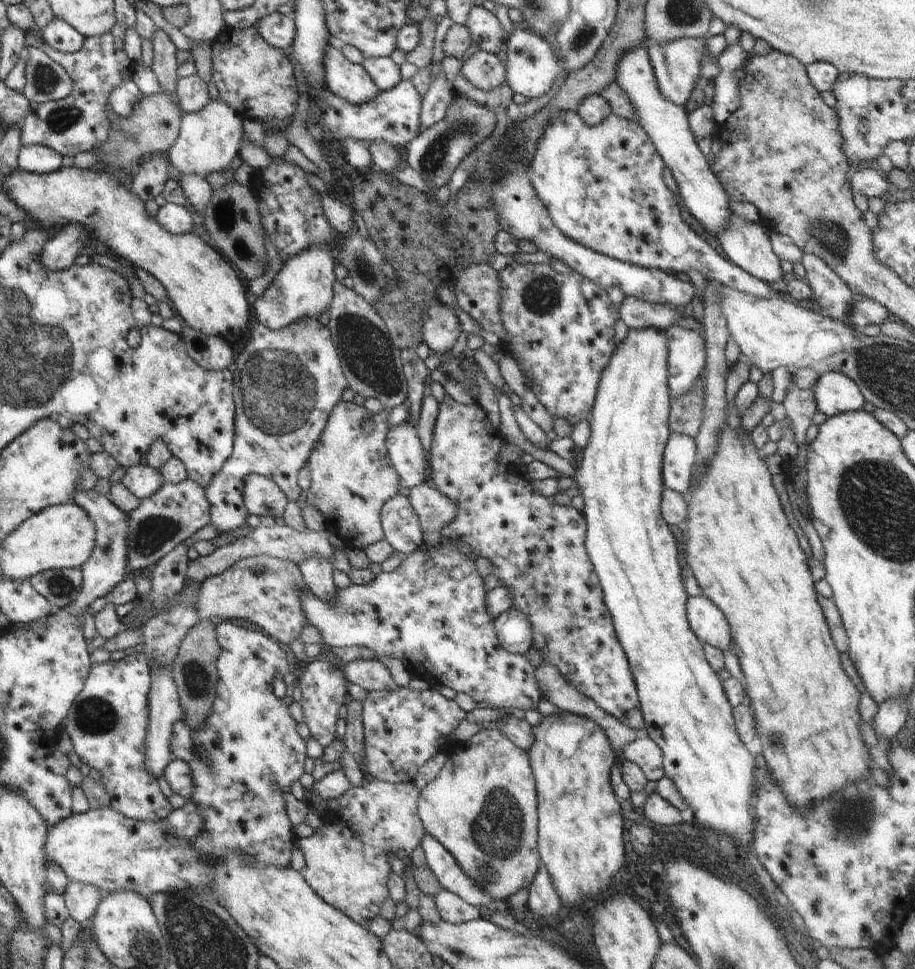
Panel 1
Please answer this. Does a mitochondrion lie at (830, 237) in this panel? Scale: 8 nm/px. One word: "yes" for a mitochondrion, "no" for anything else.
yes

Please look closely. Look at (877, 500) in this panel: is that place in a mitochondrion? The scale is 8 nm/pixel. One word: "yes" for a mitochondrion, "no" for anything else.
yes

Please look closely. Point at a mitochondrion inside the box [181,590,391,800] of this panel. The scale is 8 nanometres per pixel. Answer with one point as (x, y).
(201, 755)

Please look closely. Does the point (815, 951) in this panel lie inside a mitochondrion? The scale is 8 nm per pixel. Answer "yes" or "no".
no

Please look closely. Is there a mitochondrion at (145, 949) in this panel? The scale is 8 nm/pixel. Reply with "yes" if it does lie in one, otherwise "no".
yes

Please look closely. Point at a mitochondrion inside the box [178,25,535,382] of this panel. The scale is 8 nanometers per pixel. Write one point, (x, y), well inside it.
(230, 216)

